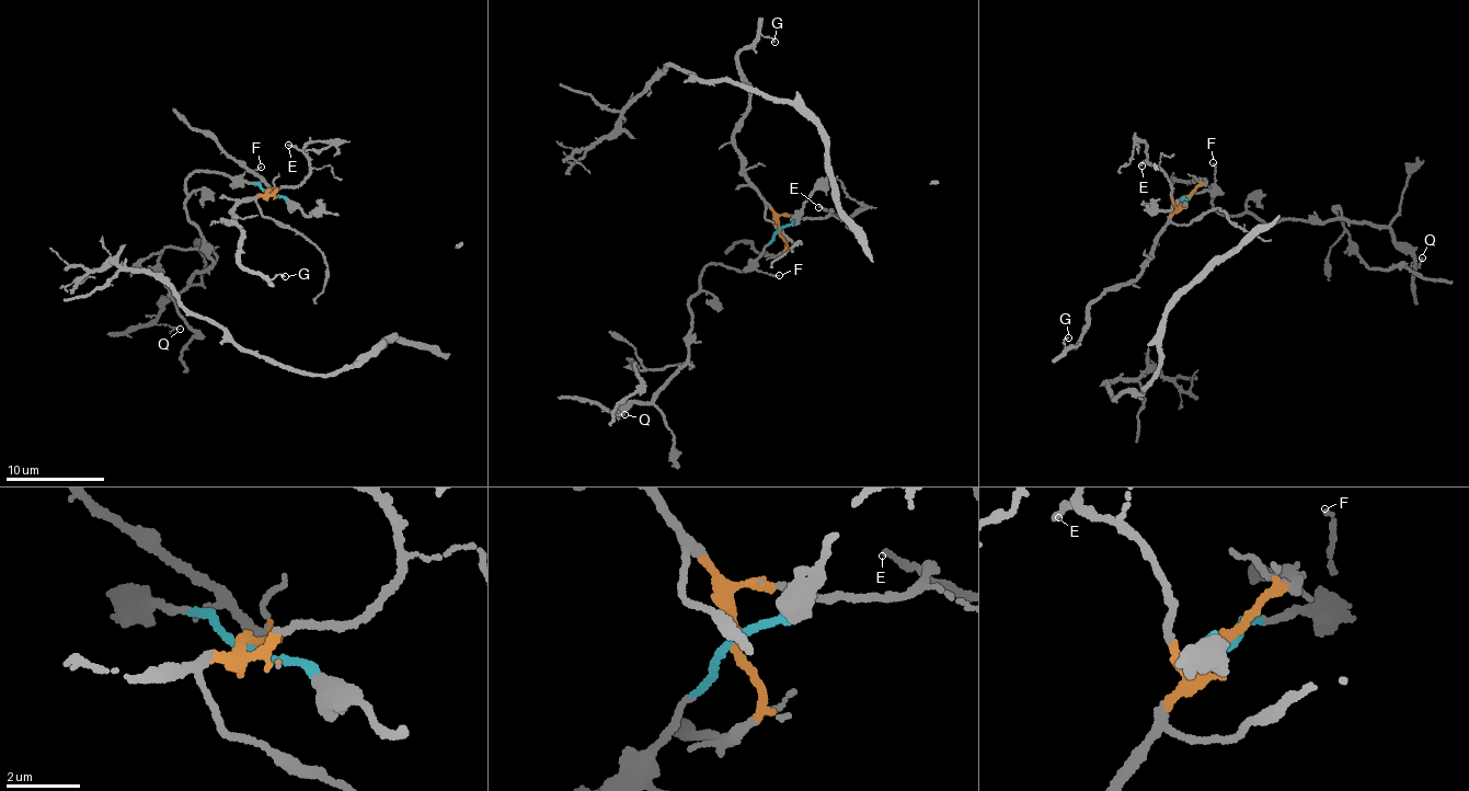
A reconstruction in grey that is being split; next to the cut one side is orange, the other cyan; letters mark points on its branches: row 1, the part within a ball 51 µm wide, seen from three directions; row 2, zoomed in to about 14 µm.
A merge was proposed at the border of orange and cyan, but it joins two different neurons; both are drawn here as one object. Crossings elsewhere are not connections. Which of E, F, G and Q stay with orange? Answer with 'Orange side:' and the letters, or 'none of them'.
Orange side: E, G

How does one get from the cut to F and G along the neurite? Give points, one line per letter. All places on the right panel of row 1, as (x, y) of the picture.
F: (1186, 198), (1214, 181), (1213, 162)
G: (1186, 198), (1169, 215), (1146, 267), (1091, 305), (1088, 327), (1078, 343), (1066, 348), (1064, 343), (1069, 336)

